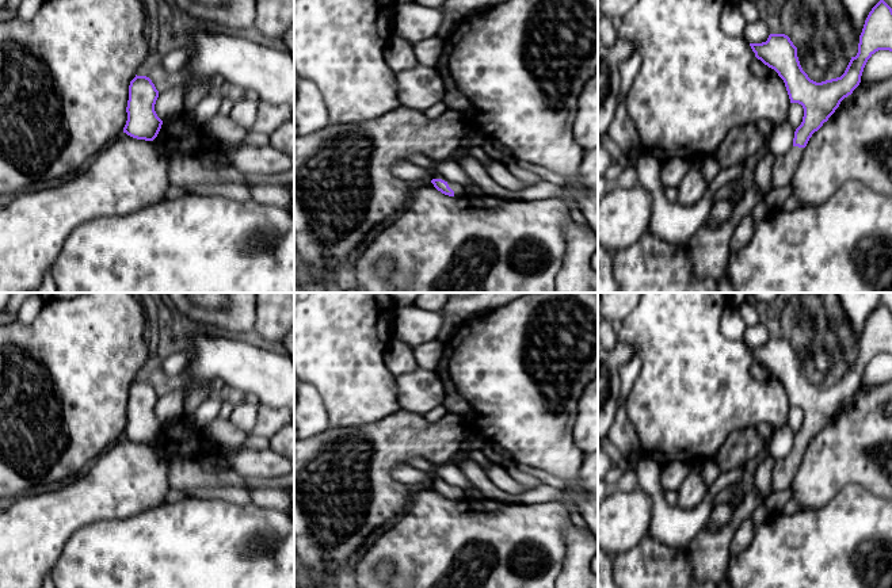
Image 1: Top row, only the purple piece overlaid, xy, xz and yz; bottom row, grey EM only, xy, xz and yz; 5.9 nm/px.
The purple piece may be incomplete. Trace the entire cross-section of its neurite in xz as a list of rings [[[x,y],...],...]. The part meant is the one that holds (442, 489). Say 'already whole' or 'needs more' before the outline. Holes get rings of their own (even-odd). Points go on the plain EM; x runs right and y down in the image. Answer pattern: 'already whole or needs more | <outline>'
needs more | [[[432,473],[432,476],[434,476],[434,482],[431,484],[431,486],[438,495],[449,500],[465,499],[464,490],[461,488],[449,485],[443,478],[438,477],[435,473]]]

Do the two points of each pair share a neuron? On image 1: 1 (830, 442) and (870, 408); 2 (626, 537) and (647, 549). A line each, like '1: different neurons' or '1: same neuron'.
1: same neuron
2: different neurons

